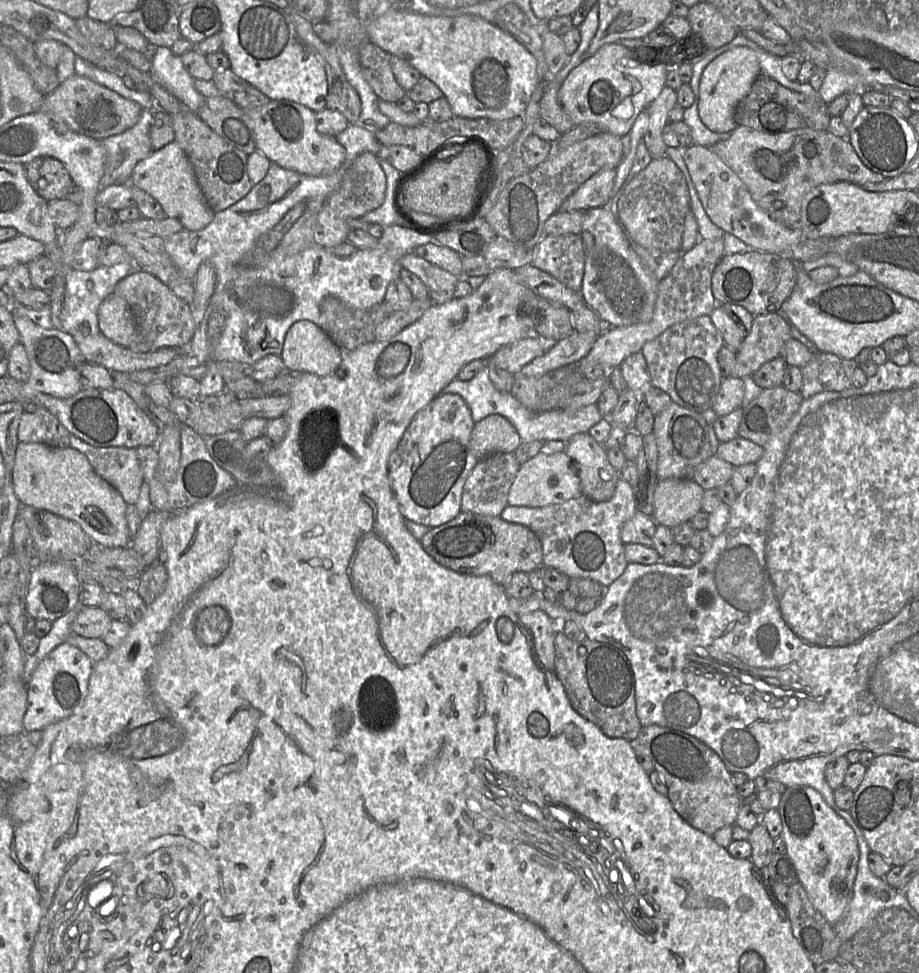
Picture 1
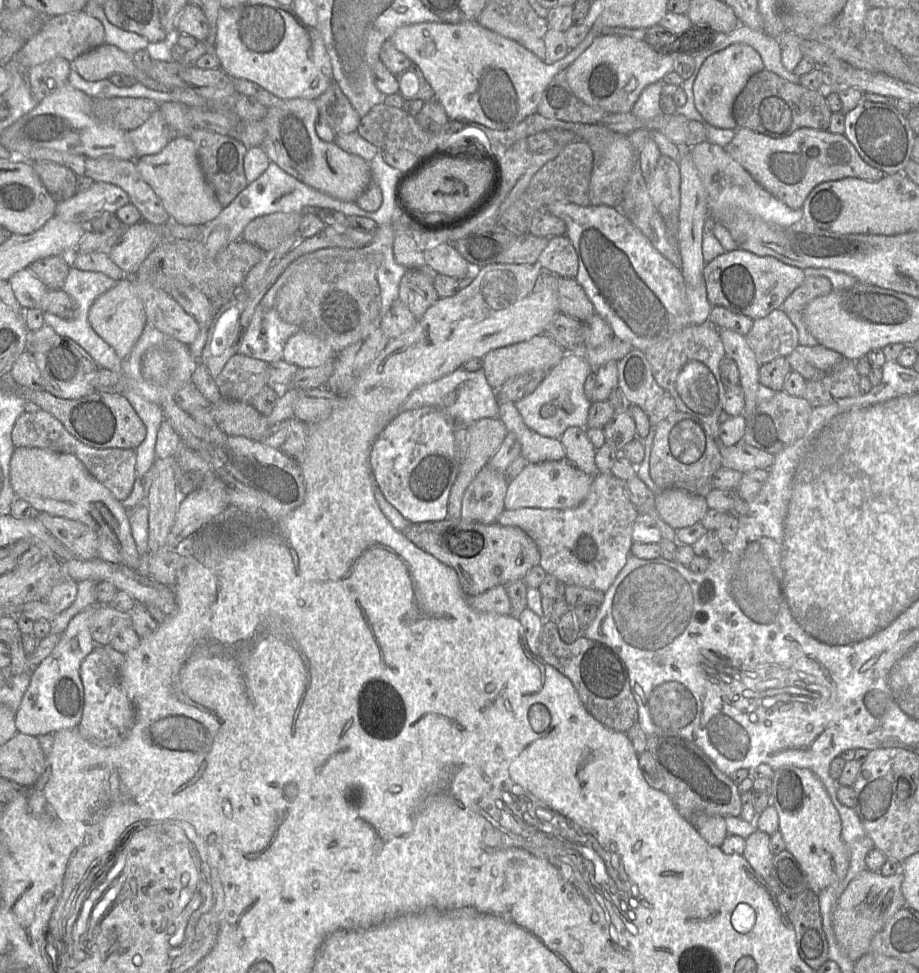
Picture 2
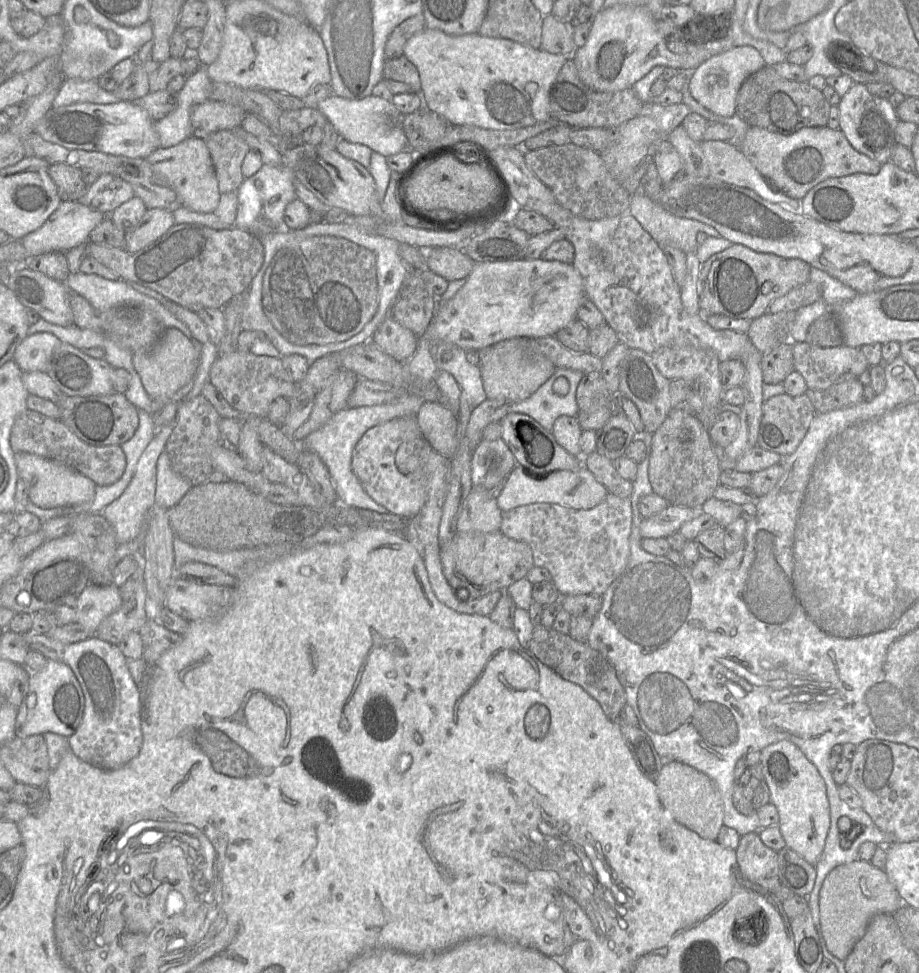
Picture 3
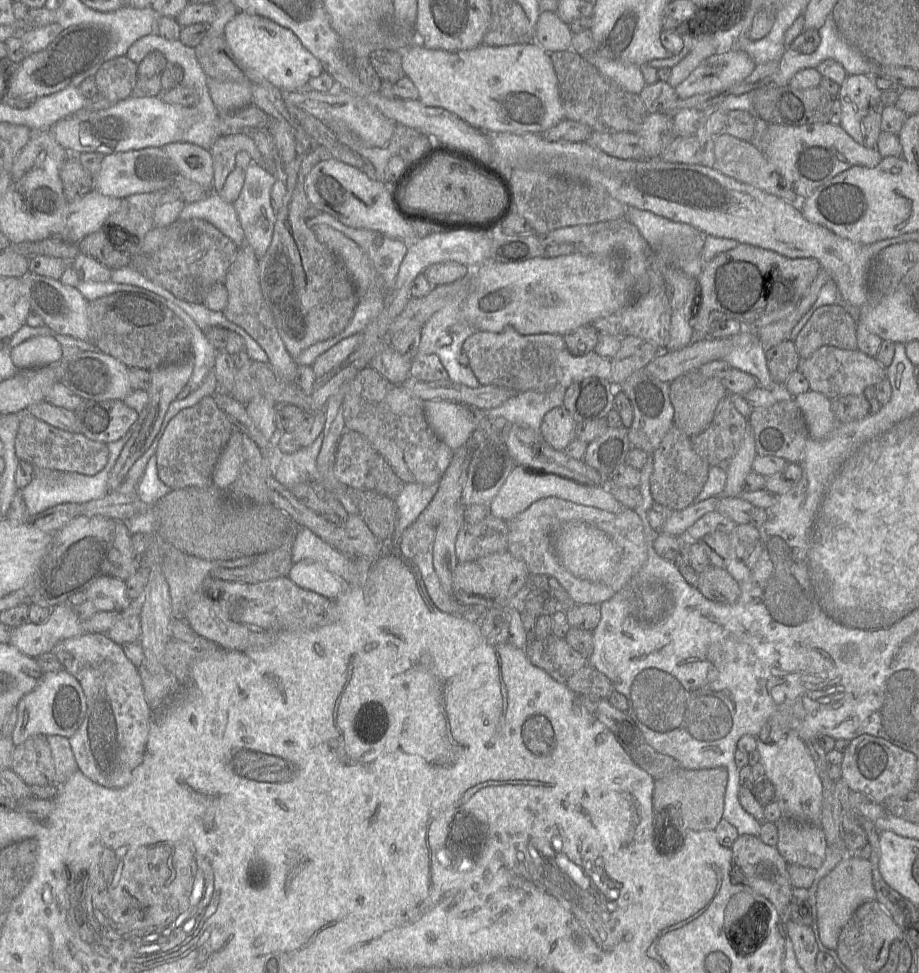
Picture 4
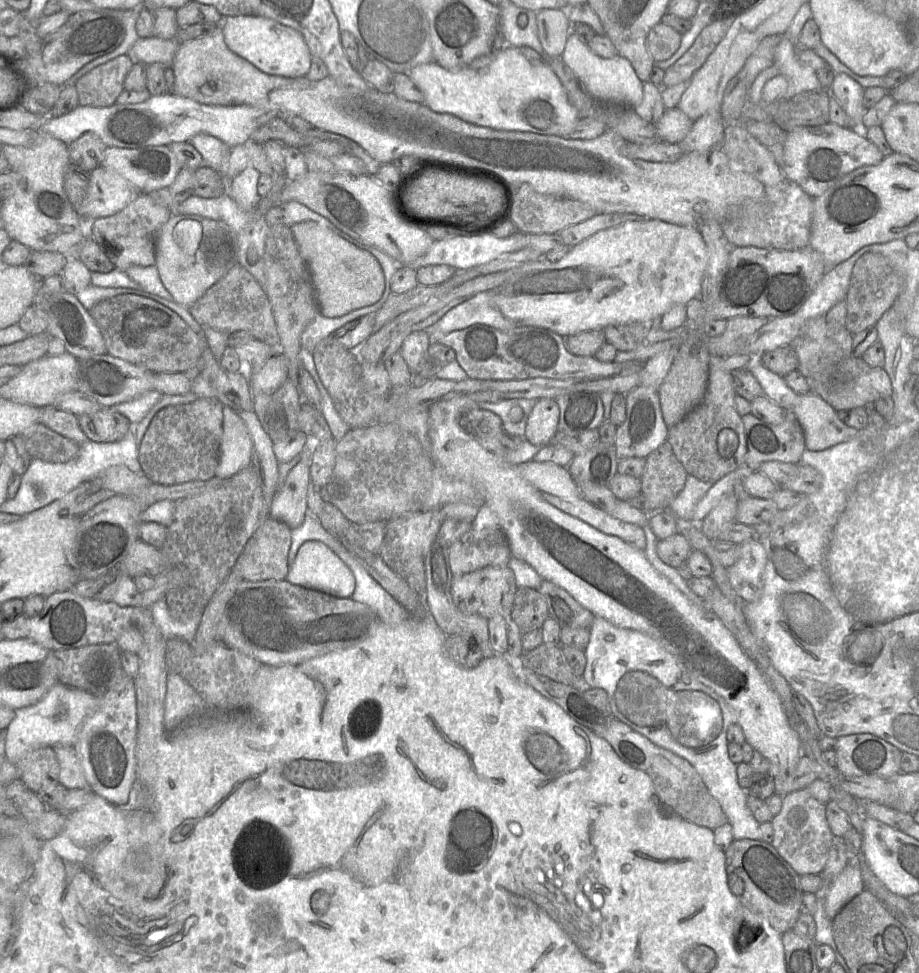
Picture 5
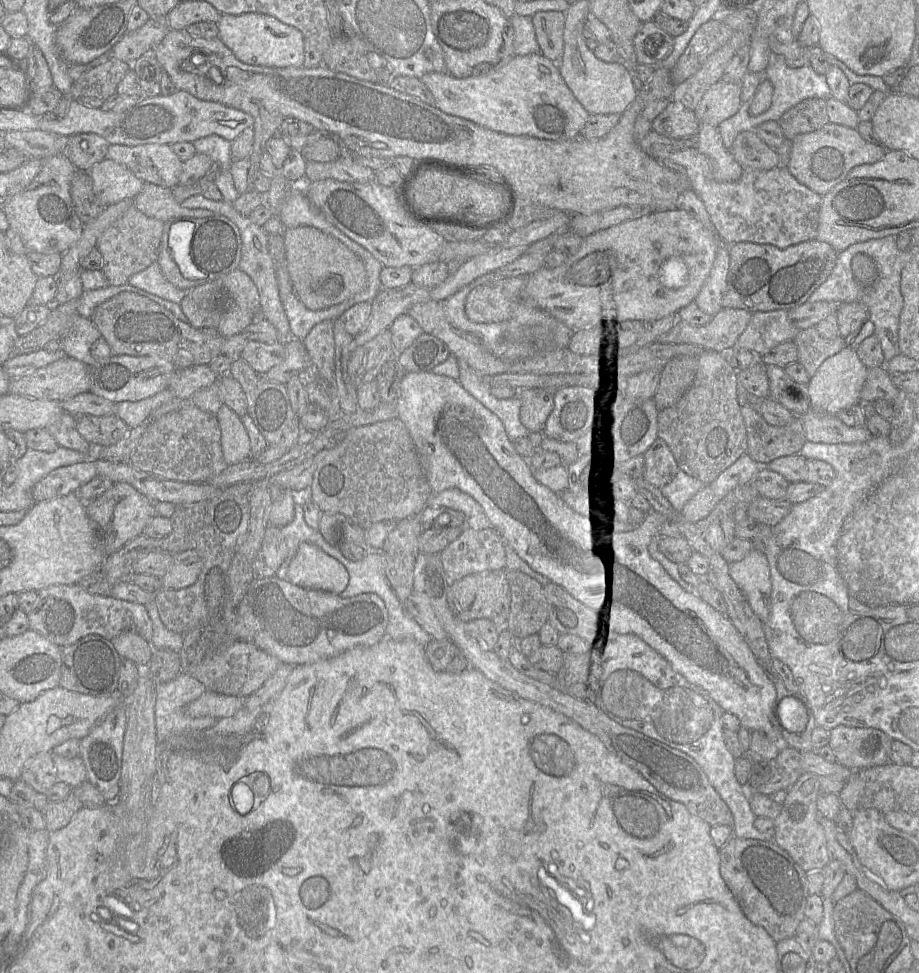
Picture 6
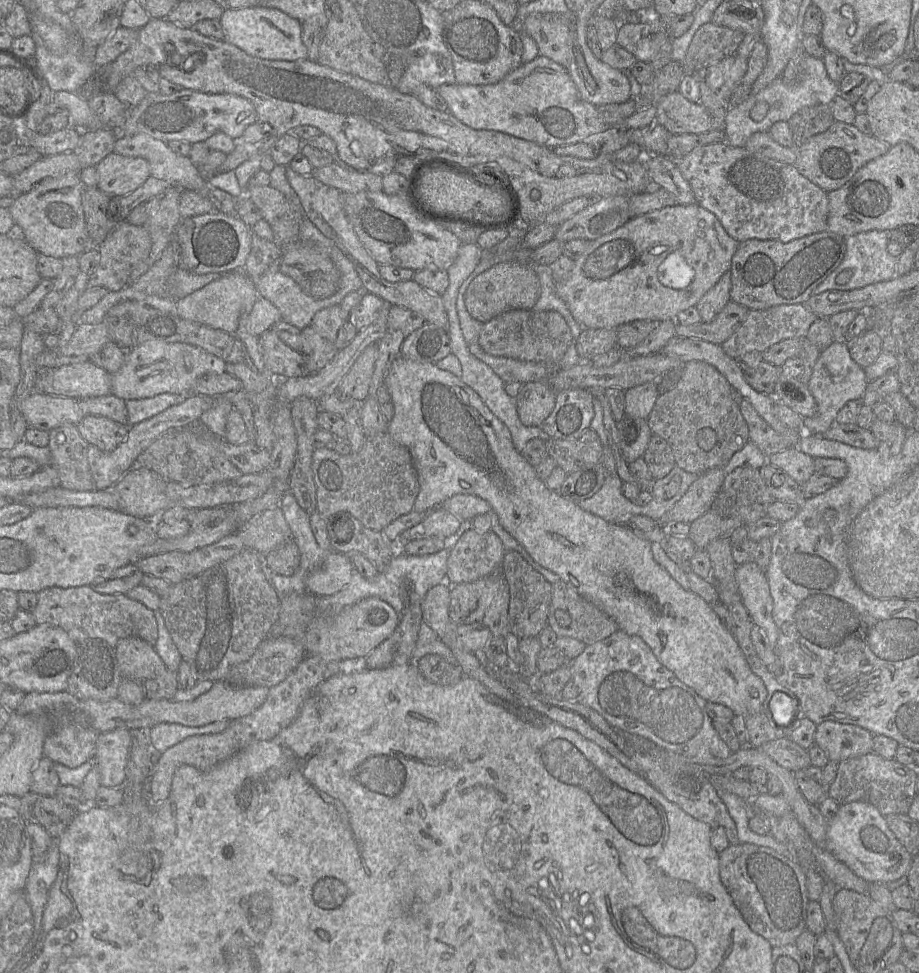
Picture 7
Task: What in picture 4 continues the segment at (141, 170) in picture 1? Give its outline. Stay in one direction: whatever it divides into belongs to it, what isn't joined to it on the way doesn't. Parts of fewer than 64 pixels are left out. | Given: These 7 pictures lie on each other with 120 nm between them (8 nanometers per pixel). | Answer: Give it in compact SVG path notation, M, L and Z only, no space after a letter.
M184 141L167 143L161 148L173 162L177 174L213 191L213 162L210 150Z

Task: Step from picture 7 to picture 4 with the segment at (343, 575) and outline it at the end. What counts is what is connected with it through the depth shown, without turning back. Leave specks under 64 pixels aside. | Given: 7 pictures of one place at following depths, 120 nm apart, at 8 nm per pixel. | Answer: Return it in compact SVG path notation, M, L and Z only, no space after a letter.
M311 561L294 563L288 578L297 586L314 591L329 599L338 597L345 588L345 581L323 567Z

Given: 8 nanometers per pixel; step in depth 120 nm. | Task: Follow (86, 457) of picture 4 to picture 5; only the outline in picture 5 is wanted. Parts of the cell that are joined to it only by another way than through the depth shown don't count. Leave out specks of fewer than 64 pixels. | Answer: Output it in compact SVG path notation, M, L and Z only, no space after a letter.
M36 423L21 435L25 449L31 459L48 463L65 463L74 459L80 445L42 423Z

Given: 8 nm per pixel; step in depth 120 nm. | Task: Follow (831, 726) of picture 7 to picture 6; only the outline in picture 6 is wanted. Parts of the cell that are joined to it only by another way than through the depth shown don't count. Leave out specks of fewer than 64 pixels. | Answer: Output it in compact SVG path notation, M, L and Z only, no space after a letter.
M839 725L830 730L829 746L833 750L836 762L854 771L889 762L892 739L875 728L857 728Z

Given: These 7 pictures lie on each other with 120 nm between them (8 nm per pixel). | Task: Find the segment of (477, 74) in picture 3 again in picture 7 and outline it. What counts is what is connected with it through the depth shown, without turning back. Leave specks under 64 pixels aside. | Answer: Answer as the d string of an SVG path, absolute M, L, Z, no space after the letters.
M541 54L530 62L522 63L497 83L488 85L443 84L436 91L446 101L448 111L468 127L475 130L503 132L550 149L582 142L587 137L604 132L611 127L599 115L595 105L580 97L567 68Z

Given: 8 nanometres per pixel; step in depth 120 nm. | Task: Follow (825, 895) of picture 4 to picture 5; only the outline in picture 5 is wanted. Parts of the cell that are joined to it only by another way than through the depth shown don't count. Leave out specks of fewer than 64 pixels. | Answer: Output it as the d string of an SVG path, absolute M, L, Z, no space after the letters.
M848 864L831 882L825 900L825 912L832 921L837 913L865 889L861 870Z

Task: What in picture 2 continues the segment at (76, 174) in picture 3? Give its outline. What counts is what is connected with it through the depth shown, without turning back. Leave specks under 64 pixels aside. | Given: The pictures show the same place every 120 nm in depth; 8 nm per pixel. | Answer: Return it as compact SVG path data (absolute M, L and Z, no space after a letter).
M47 160L30 163L42 185L56 203L64 202L76 194L78 176L70 168Z

